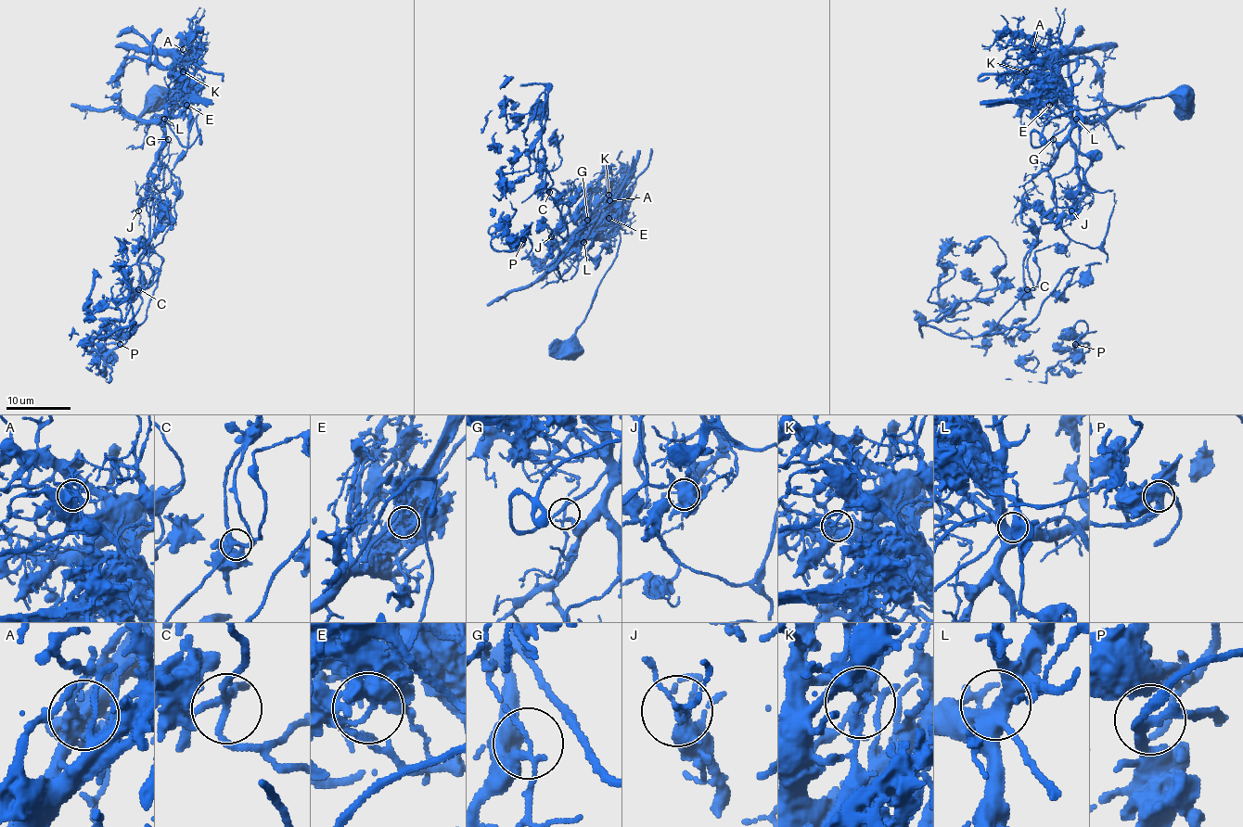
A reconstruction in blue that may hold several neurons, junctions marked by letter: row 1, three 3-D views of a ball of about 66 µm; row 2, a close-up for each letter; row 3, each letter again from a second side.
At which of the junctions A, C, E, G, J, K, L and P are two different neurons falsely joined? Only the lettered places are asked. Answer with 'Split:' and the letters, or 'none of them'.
Split: E, J, K

